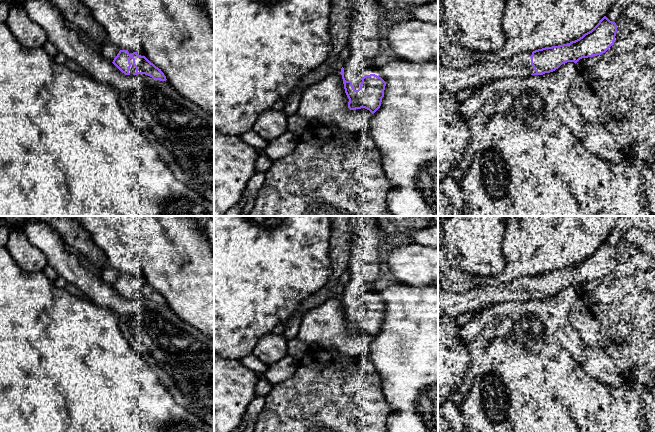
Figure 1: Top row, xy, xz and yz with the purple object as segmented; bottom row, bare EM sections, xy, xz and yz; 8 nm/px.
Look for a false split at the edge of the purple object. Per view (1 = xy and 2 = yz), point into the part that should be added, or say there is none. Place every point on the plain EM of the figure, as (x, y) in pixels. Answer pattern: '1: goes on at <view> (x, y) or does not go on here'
1: goes on at xy (132, 294)
2: goes on at yz (466, 299)

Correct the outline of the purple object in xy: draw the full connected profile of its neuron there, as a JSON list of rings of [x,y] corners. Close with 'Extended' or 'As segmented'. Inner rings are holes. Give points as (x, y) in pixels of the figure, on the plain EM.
[[[120,274],[112,286],[125,299],[145,298],[155,304],[166,305],[164,297],[139,276]]]. Extended

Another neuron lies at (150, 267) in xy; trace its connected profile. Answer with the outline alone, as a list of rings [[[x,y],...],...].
[[[73,216],[91,235],[96,245],[107,255],[109,266],[119,274],[143,277],[166,300],[170,309],[183,321],[214,340],[214,249],[209,244],[204,226],[195,216]]]

